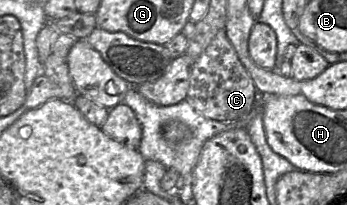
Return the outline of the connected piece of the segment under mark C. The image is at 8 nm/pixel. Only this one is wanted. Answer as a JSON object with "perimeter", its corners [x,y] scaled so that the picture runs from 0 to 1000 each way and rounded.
{"perimeter":[[[634,151],[556,312],[539,498],[597,576],[643,600],[706,600],[712,629],[744,551],[744,459],[726,376],[695,307],[651,151]]]}

